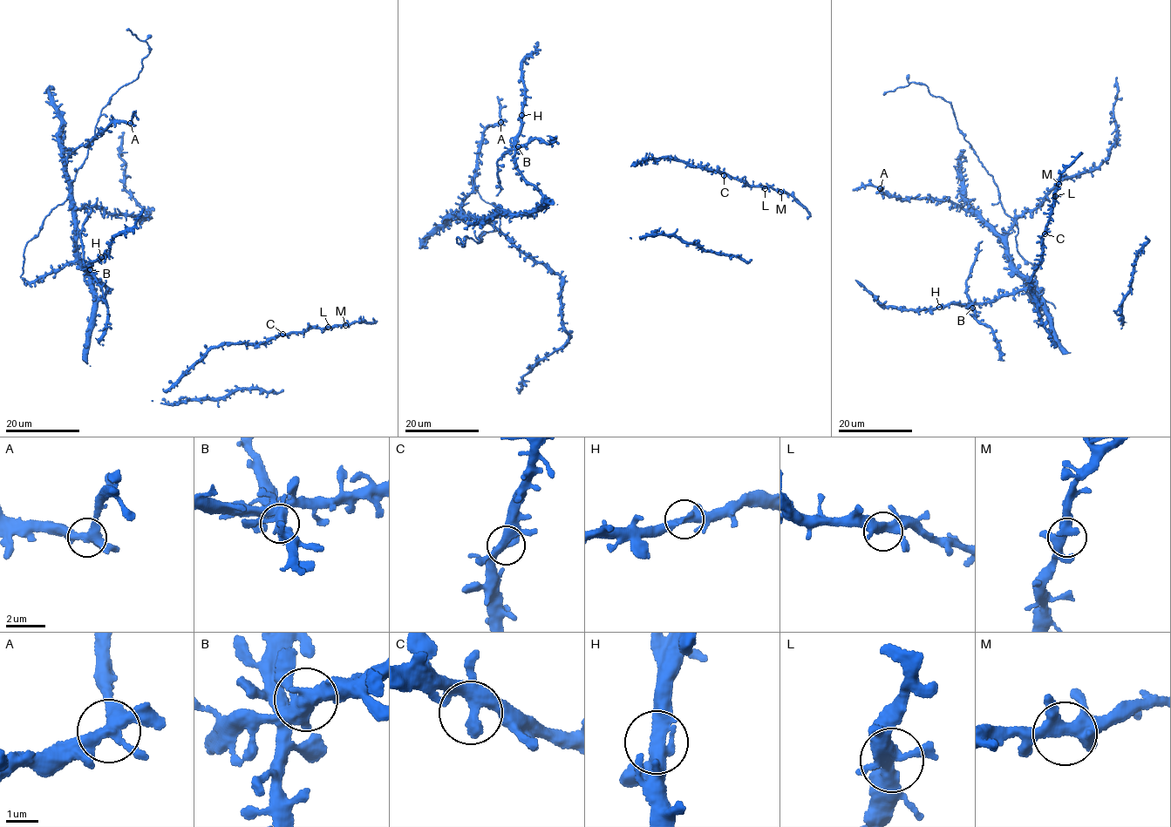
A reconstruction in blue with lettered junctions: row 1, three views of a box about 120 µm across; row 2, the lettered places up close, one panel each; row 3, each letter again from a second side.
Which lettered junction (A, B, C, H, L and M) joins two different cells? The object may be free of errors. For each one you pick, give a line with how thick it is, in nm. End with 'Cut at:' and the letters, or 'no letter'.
Cut at: no letter

